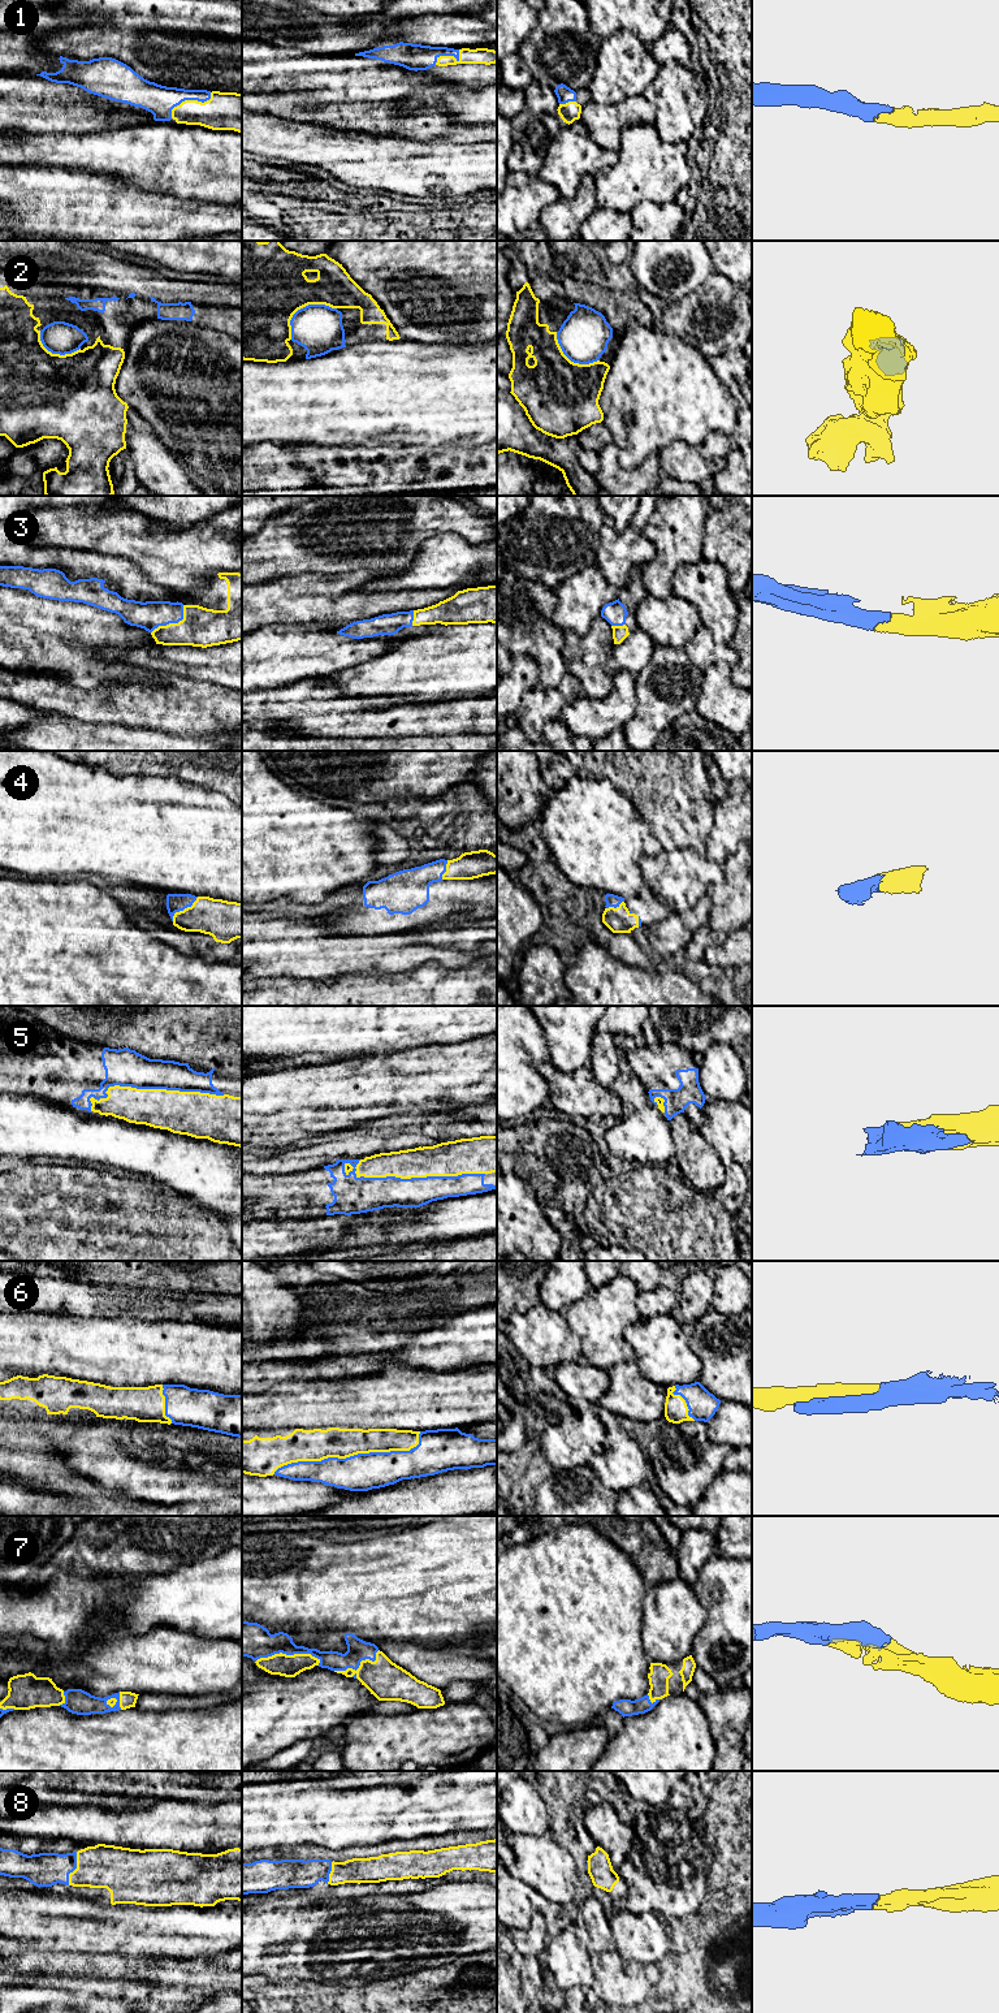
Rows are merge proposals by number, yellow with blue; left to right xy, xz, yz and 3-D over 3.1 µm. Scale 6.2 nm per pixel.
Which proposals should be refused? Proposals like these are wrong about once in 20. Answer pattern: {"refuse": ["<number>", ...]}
{"refuse": []}

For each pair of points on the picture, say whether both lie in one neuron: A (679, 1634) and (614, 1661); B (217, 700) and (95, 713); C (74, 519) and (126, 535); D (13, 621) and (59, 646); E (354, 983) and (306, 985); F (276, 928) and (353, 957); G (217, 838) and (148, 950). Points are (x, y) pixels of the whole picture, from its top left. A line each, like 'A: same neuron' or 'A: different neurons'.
A: different neurons
B: same neuron
C: same neuron
D: same neuron
E: same neuron
F: same neuron
G: different neurons

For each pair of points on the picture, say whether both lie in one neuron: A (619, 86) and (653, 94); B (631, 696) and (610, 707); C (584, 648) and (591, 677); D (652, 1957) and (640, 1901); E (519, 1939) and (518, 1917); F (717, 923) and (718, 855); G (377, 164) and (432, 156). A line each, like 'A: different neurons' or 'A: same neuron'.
A: different neurons
B: same neuron
C: same neuron
D: different neurons
E: different neurons
F: different neurons
G: same neuron

